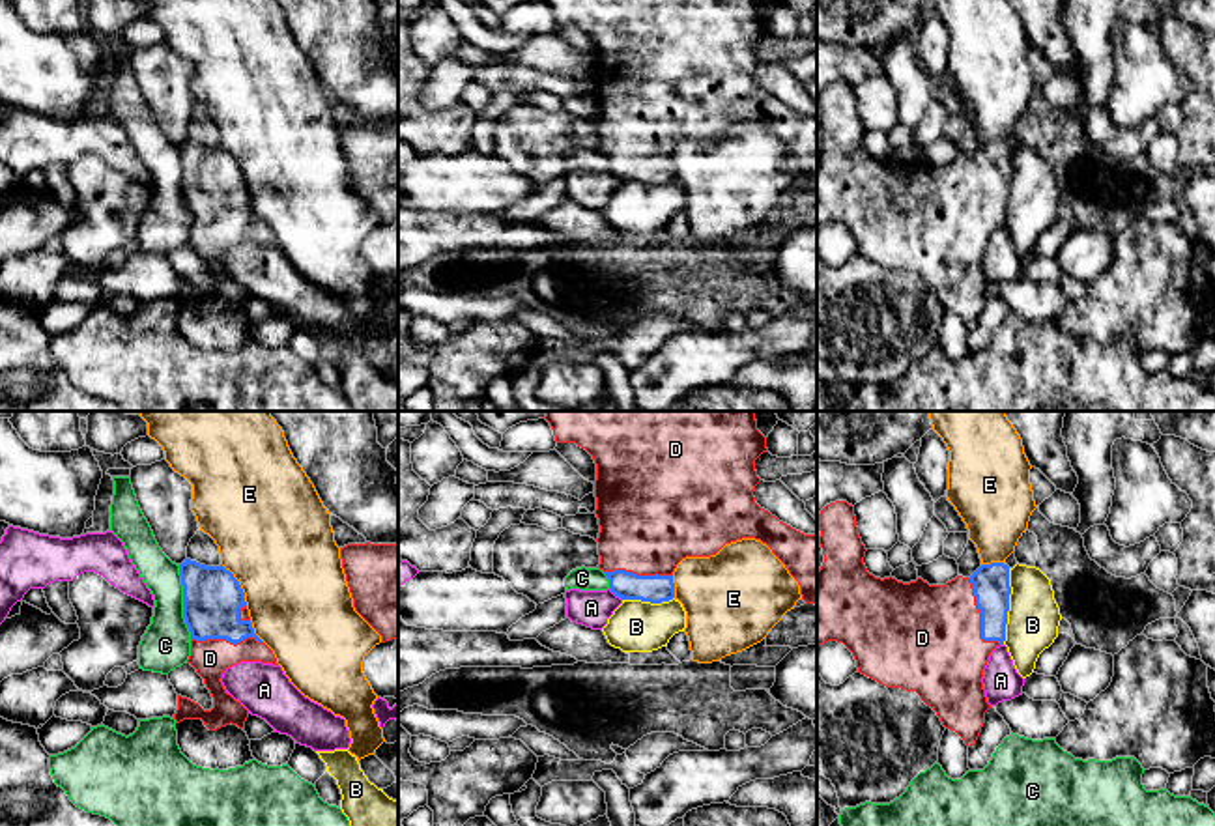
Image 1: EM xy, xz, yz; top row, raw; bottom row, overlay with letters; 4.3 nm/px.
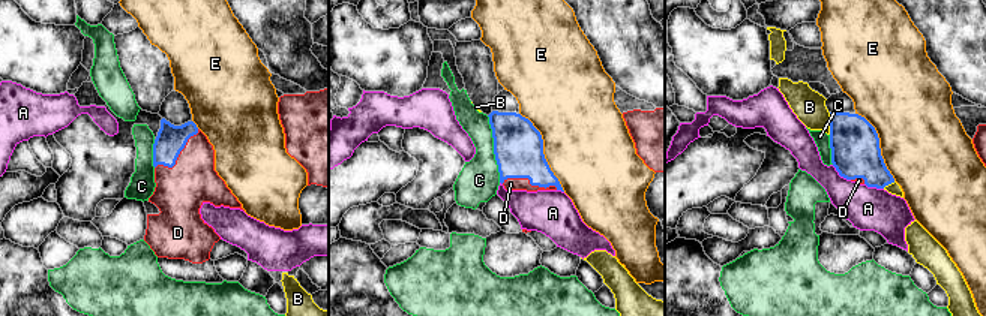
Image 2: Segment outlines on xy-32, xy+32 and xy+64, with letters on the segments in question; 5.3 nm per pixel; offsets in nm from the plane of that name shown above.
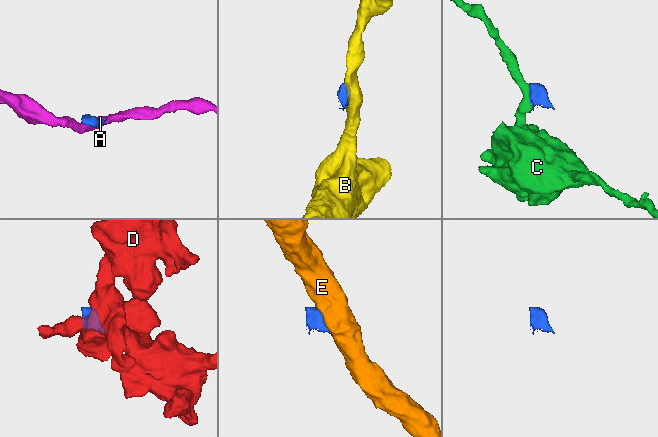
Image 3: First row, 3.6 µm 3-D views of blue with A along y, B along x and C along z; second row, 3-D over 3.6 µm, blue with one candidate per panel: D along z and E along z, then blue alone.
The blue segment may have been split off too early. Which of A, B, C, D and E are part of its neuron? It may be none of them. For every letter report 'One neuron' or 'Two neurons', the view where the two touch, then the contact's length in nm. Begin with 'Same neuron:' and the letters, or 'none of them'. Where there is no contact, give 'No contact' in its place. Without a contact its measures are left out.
Same neuron: D
A: Two neurons. Touches blue in xz. Shared border 80 nm
B: Two neurons. Touches blue in yz. Shared border 320 nm
C: Two neurons. Touches blue in xy. Shared border 320 nm
D: One neuron. Touches blue in yz. Shared border 320 nm
E: Two neurons. Touches blue in xy. Shared border 220 nm

